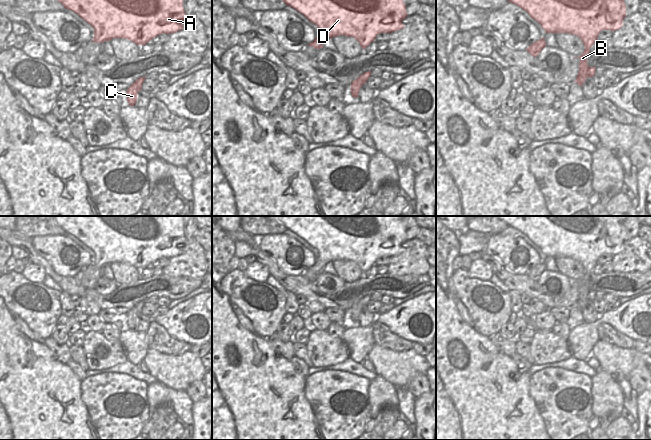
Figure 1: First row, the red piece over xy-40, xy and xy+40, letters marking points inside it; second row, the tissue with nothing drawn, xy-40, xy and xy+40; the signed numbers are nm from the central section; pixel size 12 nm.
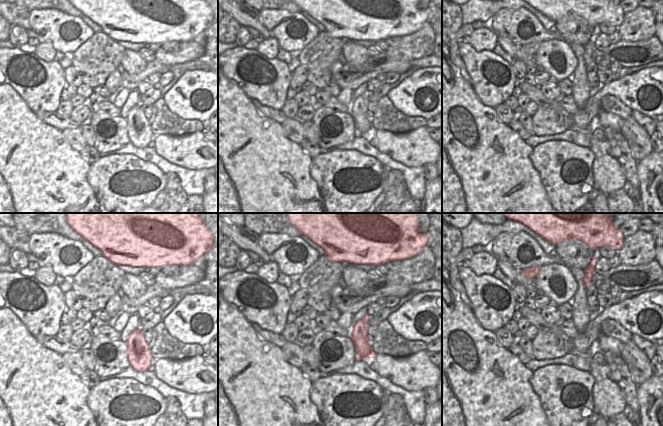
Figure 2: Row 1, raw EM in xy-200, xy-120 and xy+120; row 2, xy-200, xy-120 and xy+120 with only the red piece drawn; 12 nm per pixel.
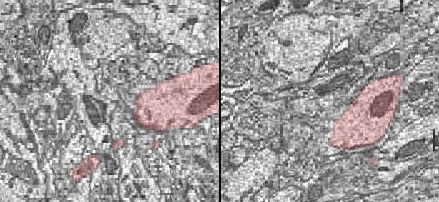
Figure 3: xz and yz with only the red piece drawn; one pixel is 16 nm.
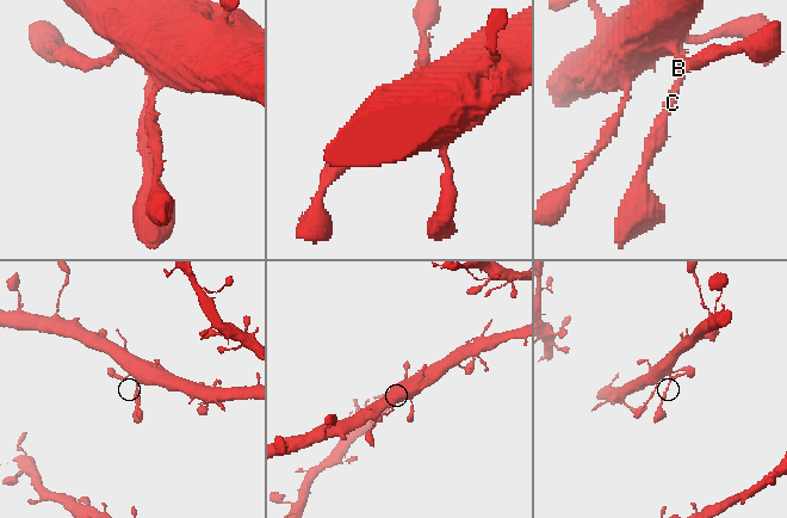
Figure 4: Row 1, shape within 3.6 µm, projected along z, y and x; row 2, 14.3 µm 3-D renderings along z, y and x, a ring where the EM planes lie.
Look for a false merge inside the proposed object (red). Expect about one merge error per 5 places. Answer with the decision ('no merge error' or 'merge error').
no merge error

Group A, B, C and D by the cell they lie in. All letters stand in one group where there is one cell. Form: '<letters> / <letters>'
A B C D

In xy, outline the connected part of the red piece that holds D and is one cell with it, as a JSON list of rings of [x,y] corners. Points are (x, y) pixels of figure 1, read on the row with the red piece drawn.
[[[282,0],[303,14],[319,28],[319,34],[308,46],[323,48],[328,38],[345,35],[355,38],[365,49],[380,33],[393,33],[404,28],[402,20],[408,15],[403,0]]]

